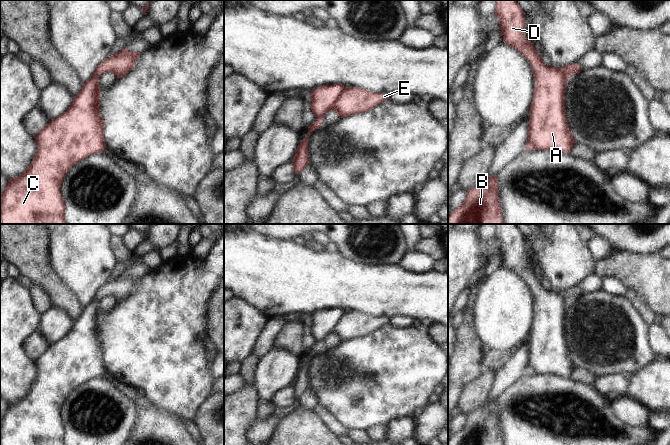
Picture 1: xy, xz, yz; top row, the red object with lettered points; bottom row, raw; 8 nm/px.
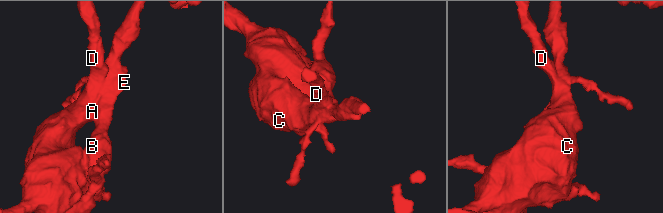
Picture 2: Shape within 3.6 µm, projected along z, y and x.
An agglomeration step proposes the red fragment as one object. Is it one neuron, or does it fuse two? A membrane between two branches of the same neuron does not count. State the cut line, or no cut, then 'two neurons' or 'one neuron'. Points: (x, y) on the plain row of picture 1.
cut in xz along (346, 311), (329, 333); two neurons

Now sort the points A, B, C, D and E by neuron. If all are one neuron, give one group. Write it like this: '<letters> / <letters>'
A C D / B E

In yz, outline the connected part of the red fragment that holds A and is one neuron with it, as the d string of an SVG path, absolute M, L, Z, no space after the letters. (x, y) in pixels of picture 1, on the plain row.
M495 224L495 227L495 239L499 243L503 266L519 275L529 285L533 293L535 314L529 334L528 365L531 371L536 374L569 378L576 366L570 356L565 338L565 314L568 302L555 291L545 289L533 267L525 262L525 241L517 225Z

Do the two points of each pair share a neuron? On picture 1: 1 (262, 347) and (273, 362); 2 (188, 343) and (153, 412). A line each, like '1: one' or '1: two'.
1: two
2: two

